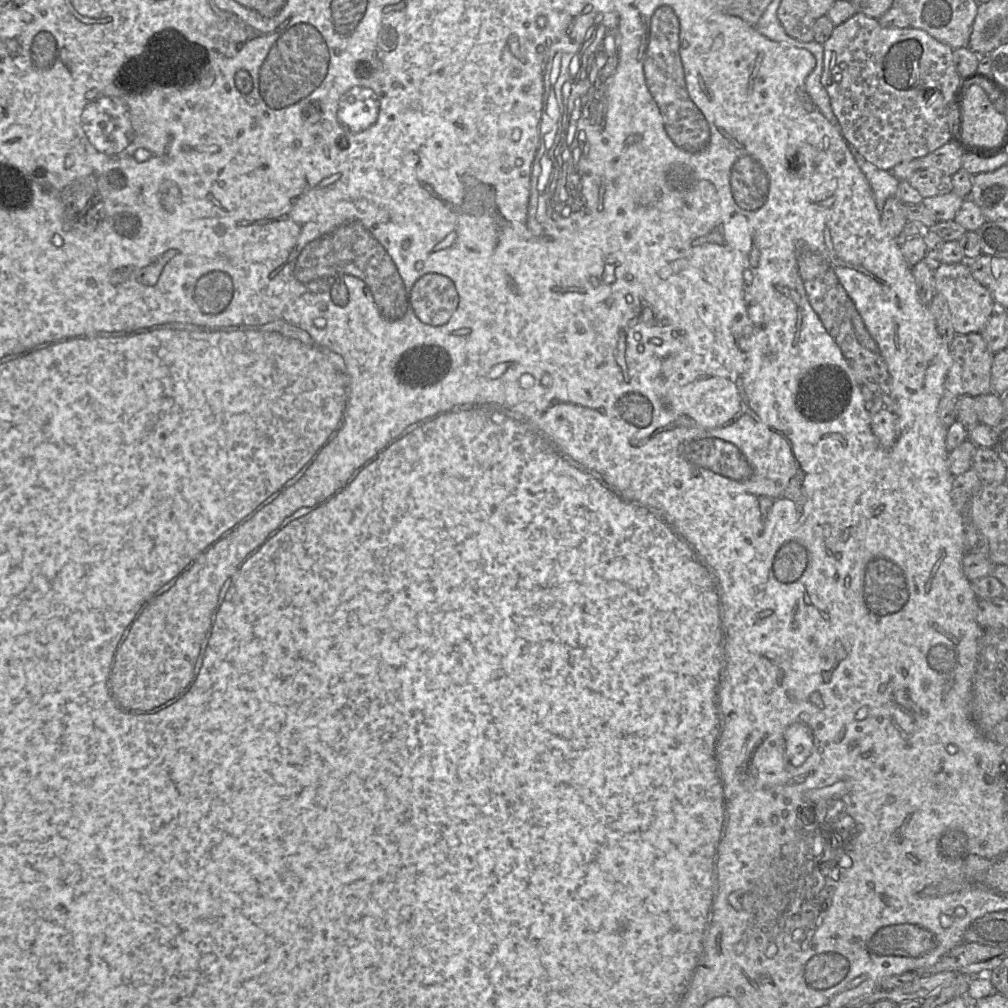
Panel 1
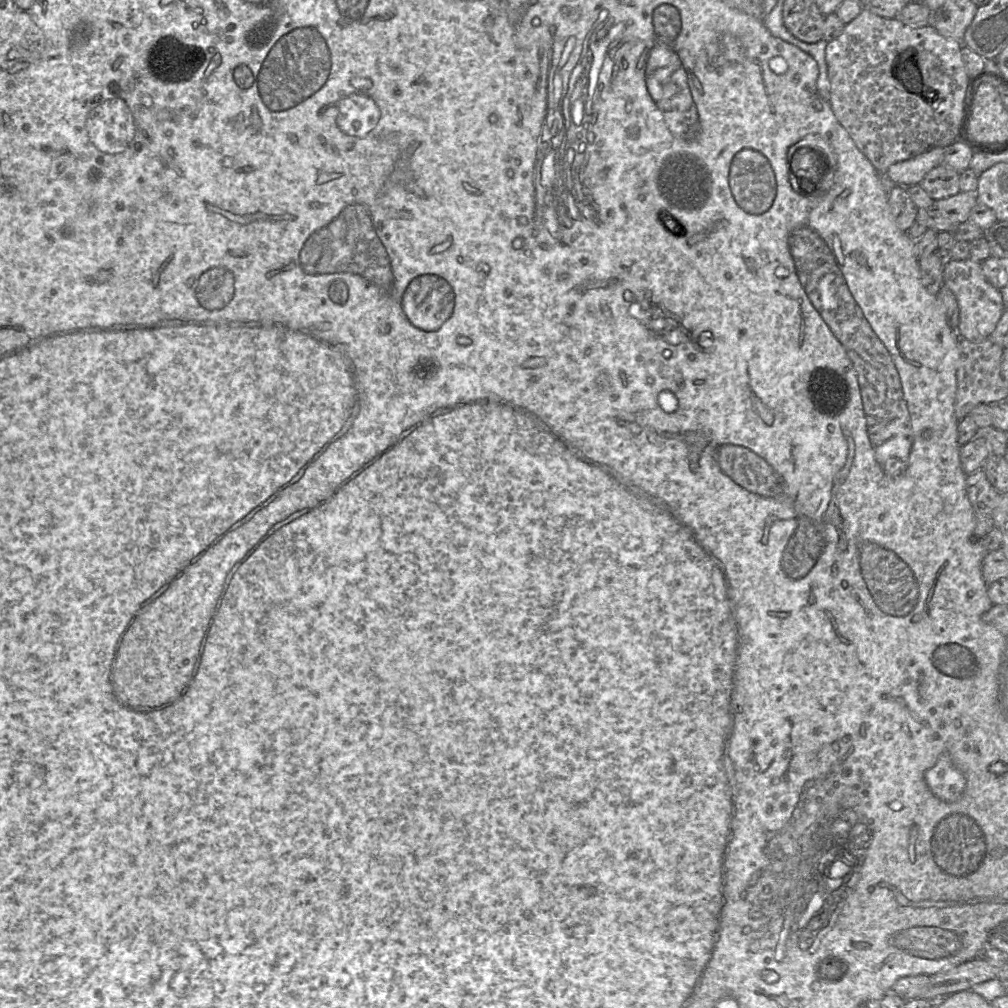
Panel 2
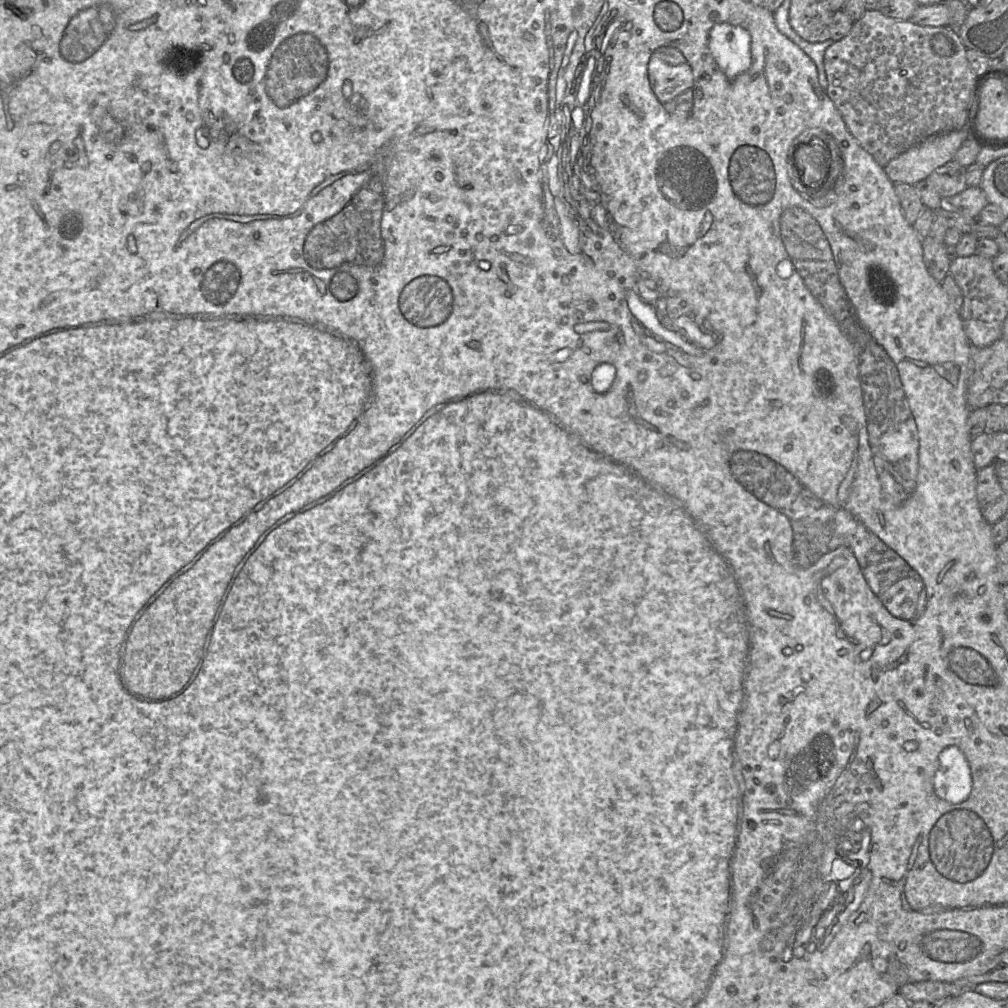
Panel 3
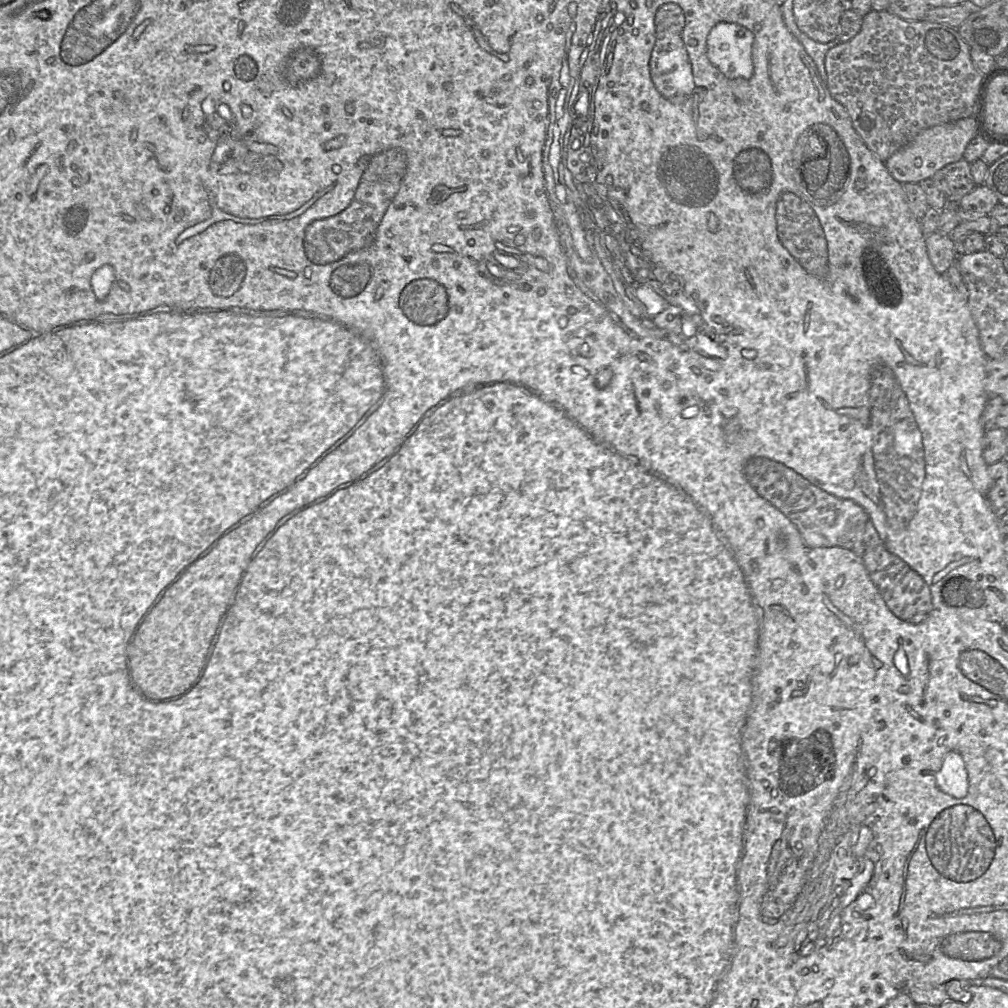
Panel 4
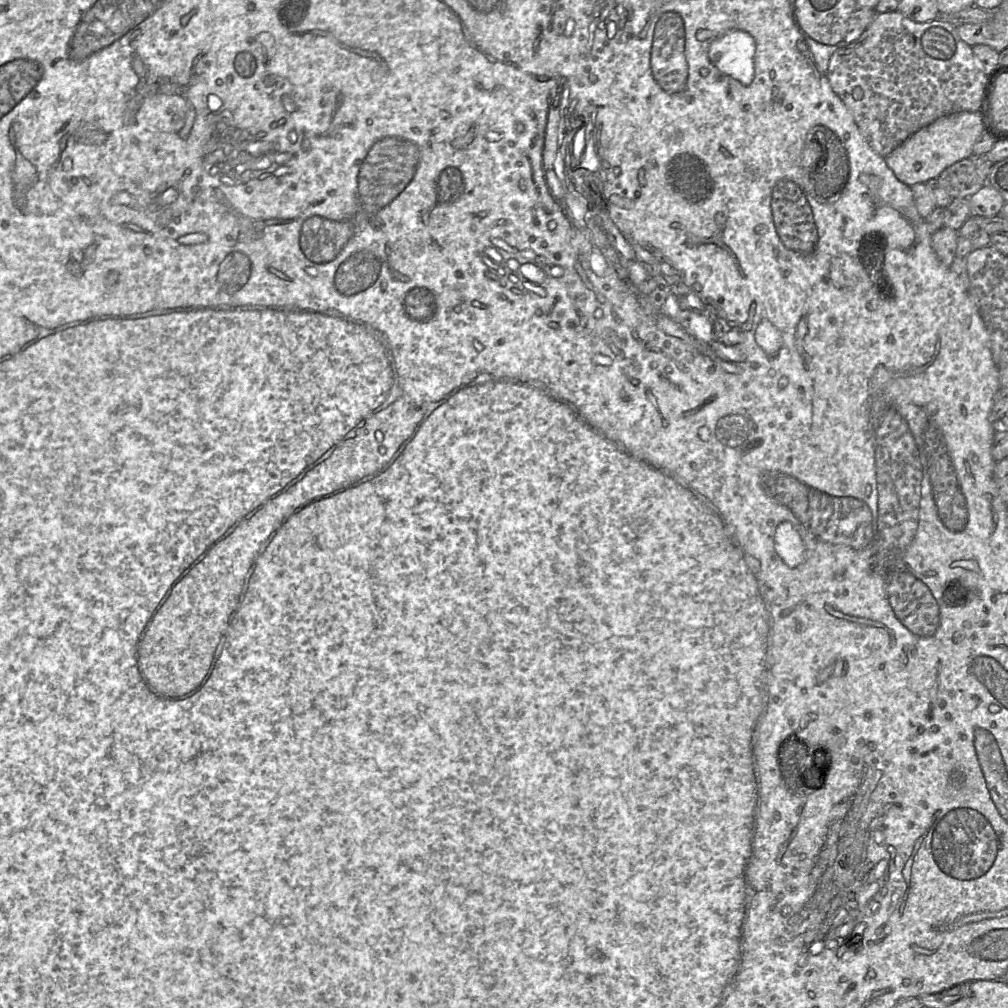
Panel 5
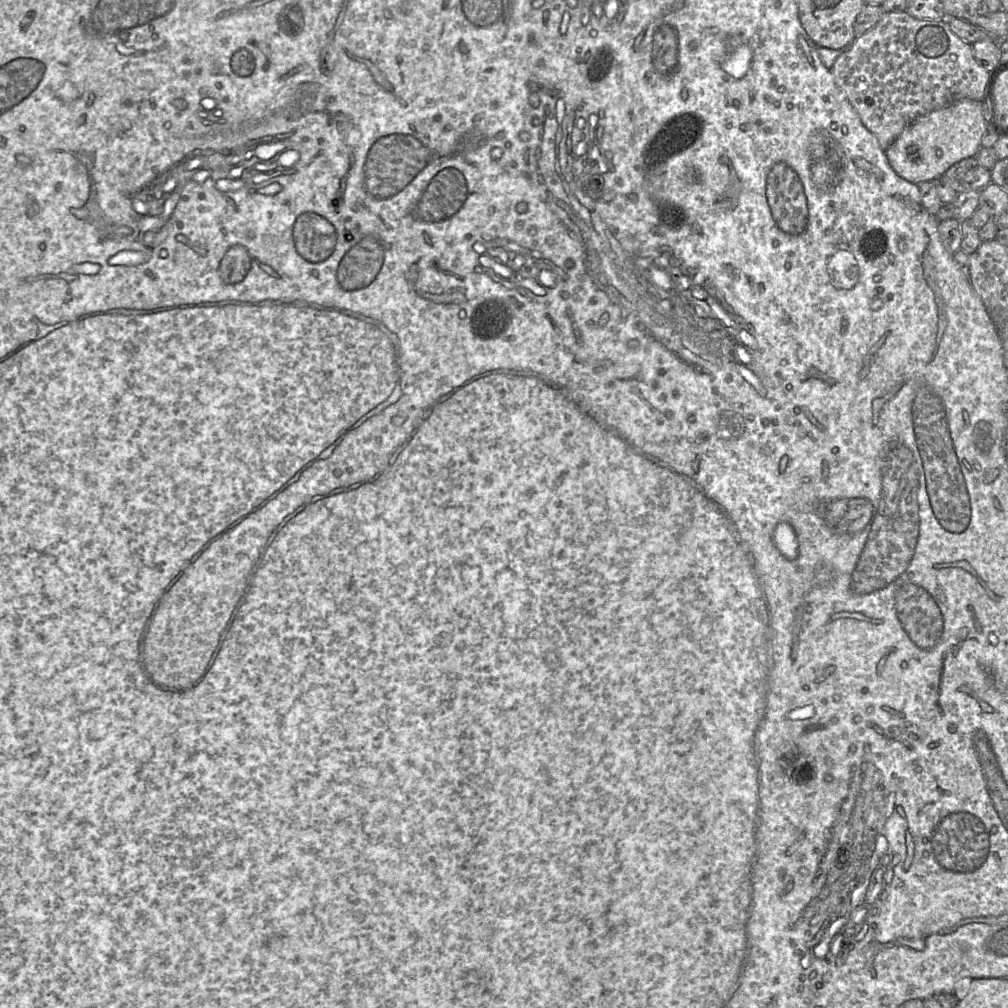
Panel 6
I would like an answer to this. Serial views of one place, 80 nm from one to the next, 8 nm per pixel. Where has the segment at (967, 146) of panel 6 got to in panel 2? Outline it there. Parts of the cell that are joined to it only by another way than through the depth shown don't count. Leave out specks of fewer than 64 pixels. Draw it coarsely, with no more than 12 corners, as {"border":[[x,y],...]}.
{"border":[[934,147],[890,165],[895,184],[917,185],[943,162],[945,147]]}

